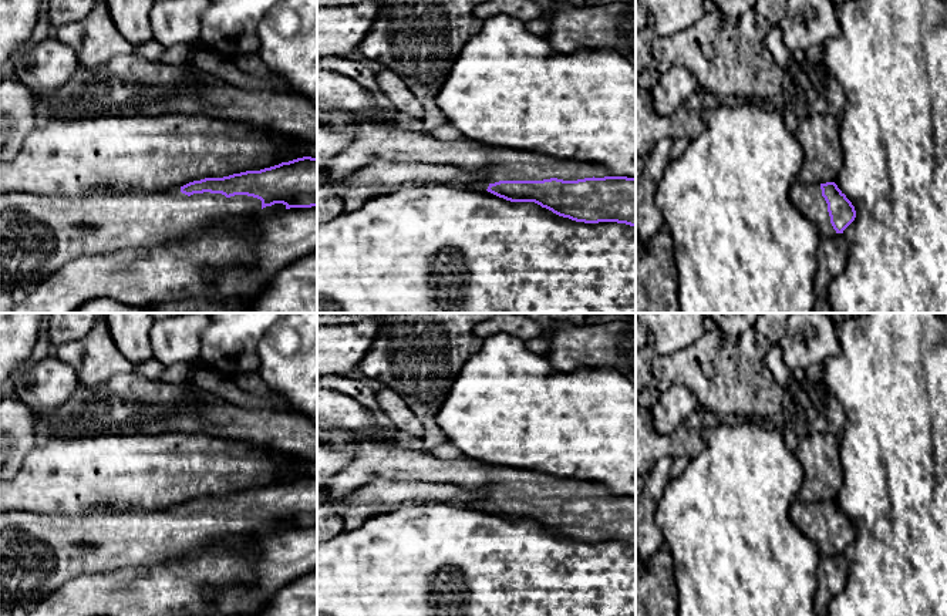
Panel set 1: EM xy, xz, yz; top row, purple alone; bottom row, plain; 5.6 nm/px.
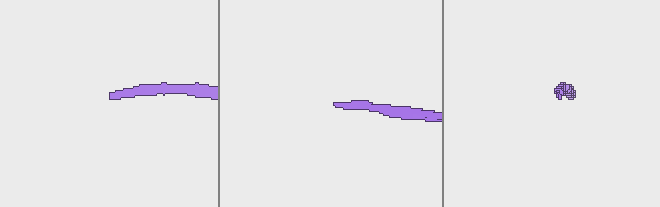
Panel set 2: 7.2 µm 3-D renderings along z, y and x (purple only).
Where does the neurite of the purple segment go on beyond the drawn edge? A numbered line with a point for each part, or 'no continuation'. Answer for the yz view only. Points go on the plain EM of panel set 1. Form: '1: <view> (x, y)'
1: yz (808, 517)

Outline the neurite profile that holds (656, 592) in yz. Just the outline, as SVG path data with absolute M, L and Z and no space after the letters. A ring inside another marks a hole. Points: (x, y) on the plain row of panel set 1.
M636 545L636 616L677 616L674 562L665 546L644 566Z

